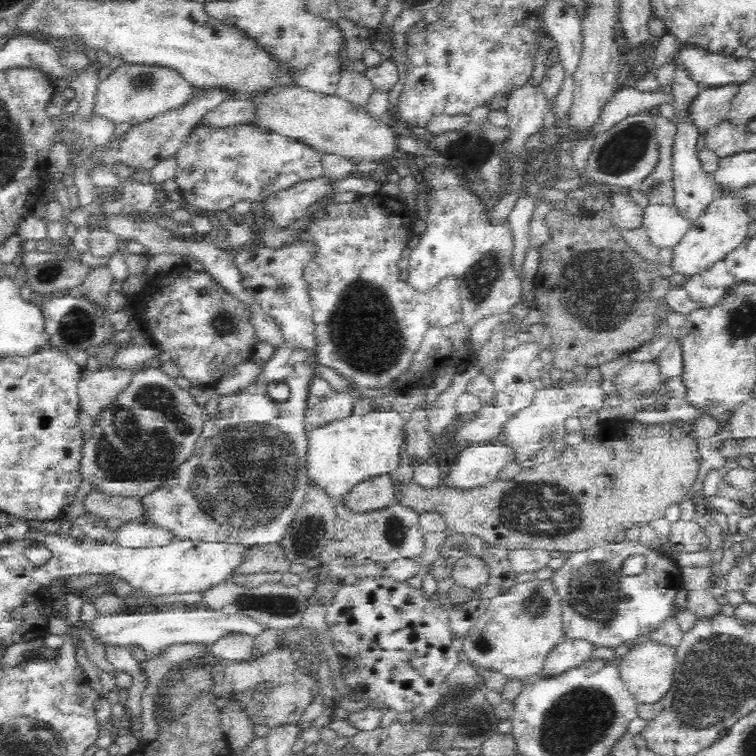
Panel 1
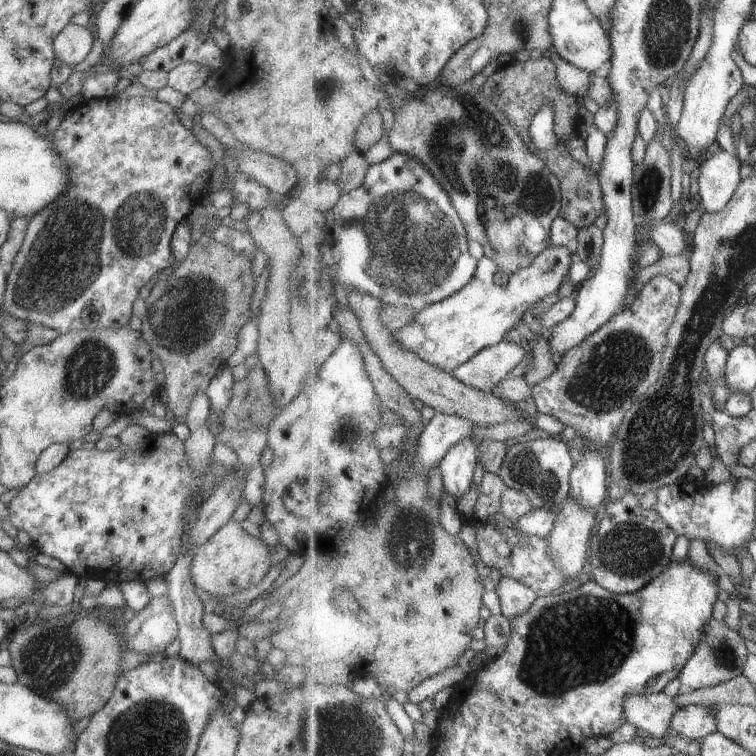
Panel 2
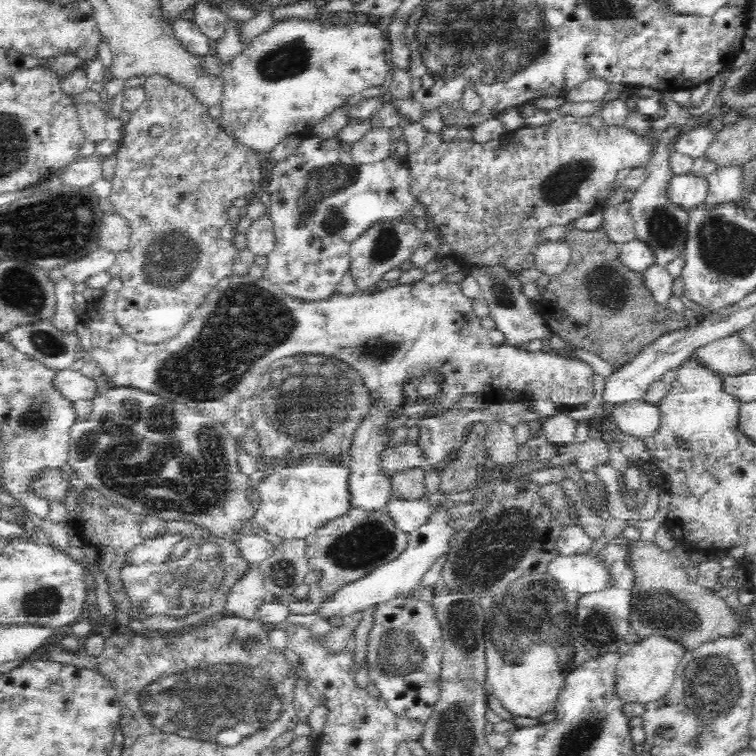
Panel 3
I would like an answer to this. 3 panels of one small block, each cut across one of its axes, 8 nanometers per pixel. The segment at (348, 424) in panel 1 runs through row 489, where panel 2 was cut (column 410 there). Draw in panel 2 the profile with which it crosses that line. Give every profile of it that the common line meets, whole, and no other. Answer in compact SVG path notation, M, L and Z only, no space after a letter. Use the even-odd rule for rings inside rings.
M552 246L541 252L532 266L520 268L510 276L510 280L503 282L499 278L500 266L492 258L484 256L476 278L466 288L426 310L418 311L416 320L406 328L394 331L394 336L402 348L412 350L430 364L453 373L484 349L500 344L513 328L523 322L530 306L556 294L564 284L564 278L571 276L572 269L580 261L582 258L576 247Z

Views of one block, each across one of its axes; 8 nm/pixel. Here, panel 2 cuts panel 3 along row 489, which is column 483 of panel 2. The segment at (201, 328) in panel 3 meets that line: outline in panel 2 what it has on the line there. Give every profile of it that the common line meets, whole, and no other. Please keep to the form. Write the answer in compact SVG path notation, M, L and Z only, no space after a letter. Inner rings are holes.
M502 341L484 349L472 360L459 366L453 375L474 388L495 394L500 382L506 379L528 354L529 351L524 348L523 343Z

